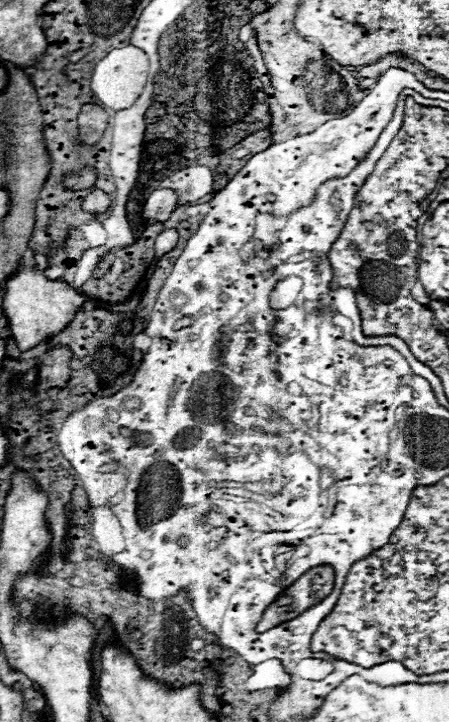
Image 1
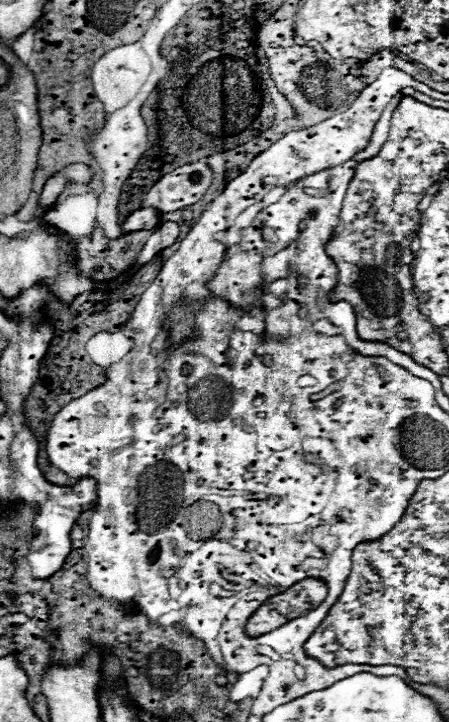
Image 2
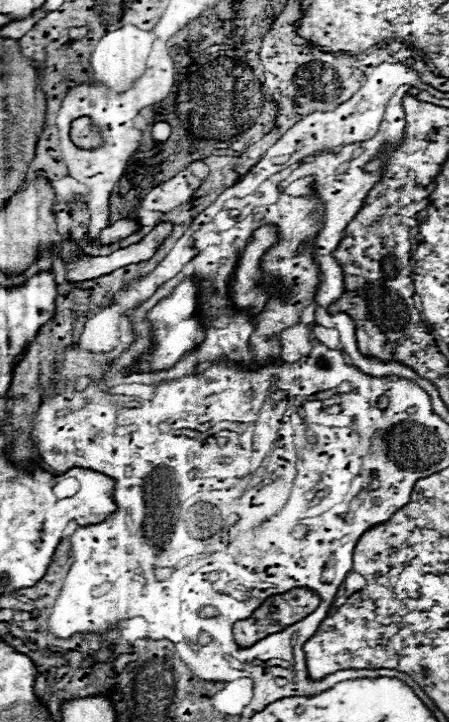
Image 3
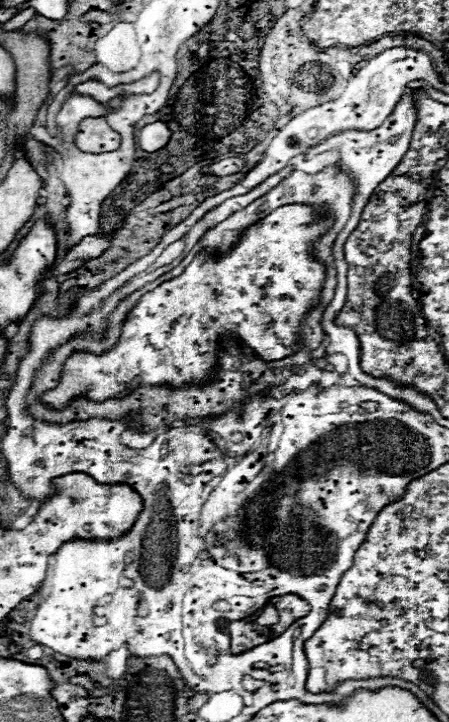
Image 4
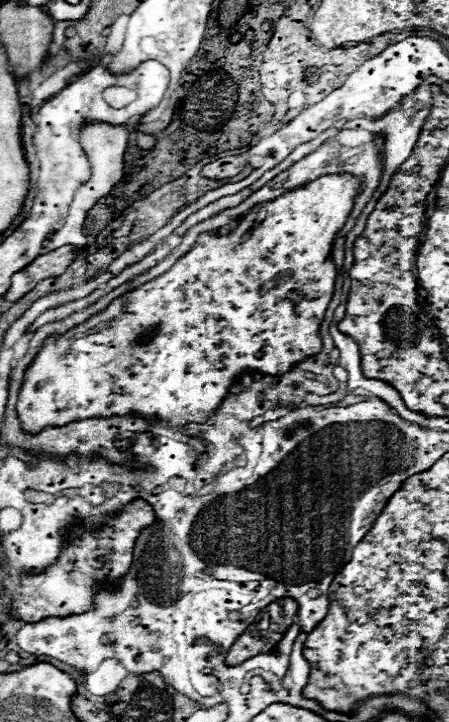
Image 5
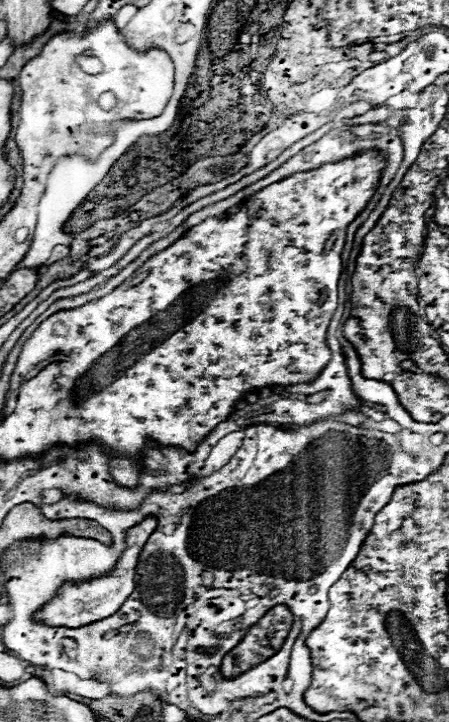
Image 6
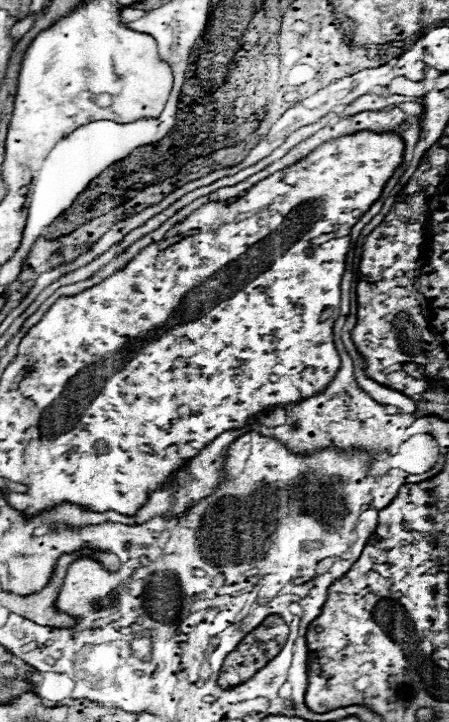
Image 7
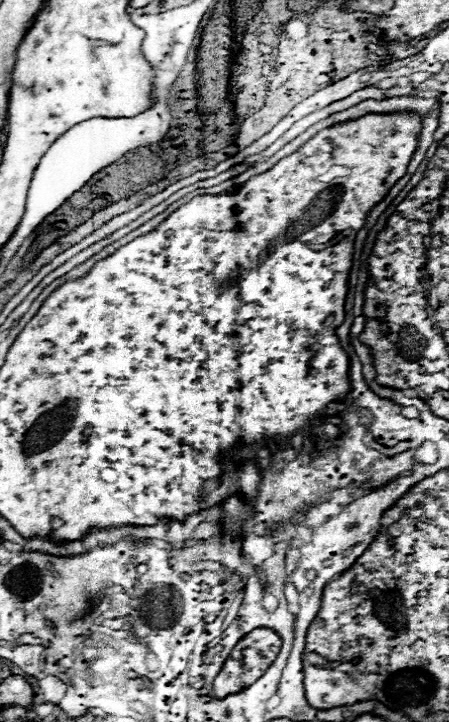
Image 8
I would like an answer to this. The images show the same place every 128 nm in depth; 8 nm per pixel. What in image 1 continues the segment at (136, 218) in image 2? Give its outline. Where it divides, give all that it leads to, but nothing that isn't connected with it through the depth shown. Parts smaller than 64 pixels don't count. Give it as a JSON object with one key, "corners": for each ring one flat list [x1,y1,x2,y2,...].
{"corners":[[154,190,150,194,150,198,146,200,146,206,144,206,144,220,148,222,164,222,170,218,170,214,178,208,178,192,174,190]]}

